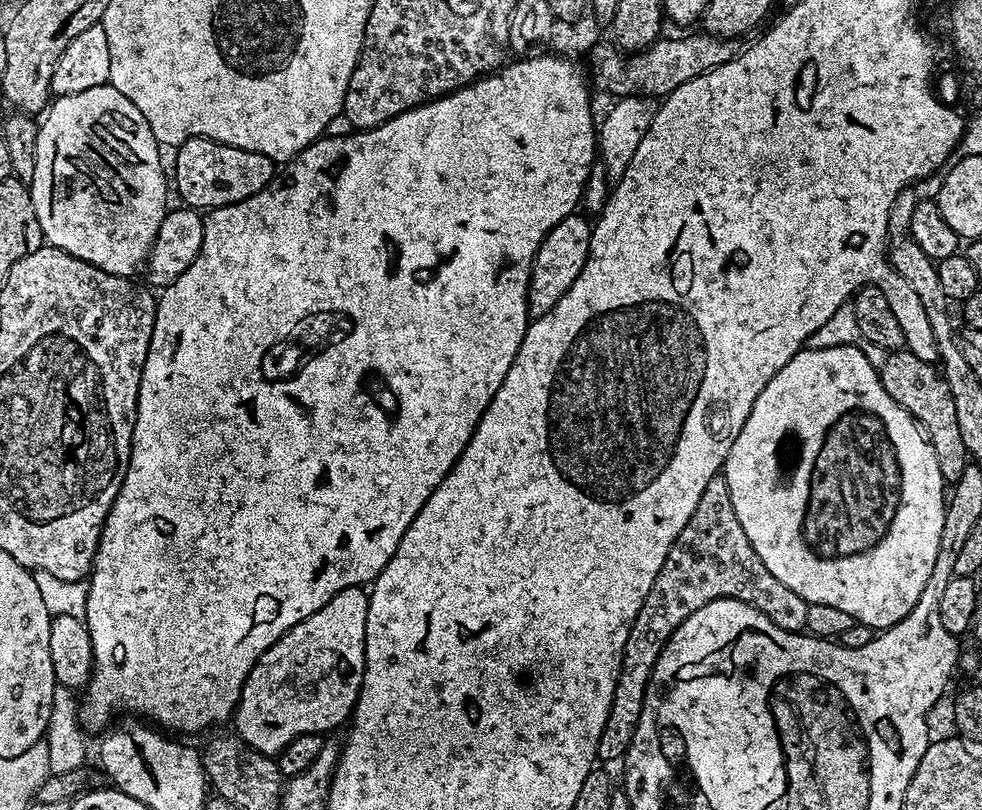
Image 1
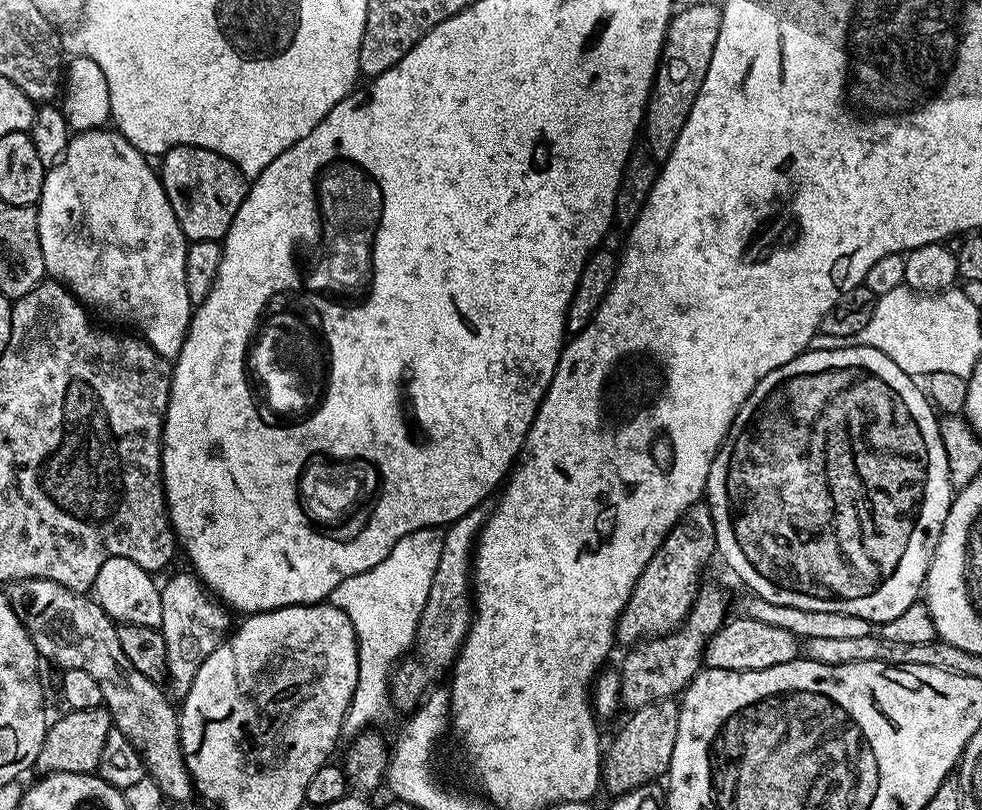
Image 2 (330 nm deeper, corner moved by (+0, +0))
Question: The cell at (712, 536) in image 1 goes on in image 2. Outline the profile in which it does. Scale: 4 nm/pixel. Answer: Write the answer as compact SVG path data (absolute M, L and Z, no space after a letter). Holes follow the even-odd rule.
M701 587L696 601L679 628L642 640L627 649L624 661L618 665L620 673L620 703L628 710L650 706L650 702L679 697L696 673L701 671L704 645L708 637L726 623L728 600L720 588Z

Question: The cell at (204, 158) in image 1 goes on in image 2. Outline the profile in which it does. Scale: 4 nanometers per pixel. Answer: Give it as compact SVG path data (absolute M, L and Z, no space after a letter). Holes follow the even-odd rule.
M184 144L164 153L158 164L158 175L185 237L189 241L223 241L249 189L240 170L217 152Z

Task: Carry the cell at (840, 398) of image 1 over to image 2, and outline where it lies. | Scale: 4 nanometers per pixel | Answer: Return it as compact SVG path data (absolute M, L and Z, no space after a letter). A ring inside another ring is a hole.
M853 343L834 350L812 348L786 362L786 366L778 366L778 370L766 374L766 378L754 386L738 410L724 445L716 452L706 489L706 503L714 518L719 559L724 559L732 567L733 574L748 587L749 593L778 606L857 616L872 626L890 622L890 618L898 618L906 606L917 603L928 576L928 567L934 558L934 550L938 546L938 538L942 534L942 526L946 522L946 514L954 499L954 489L948 473L946 450L942 450L937 409L928 399L925 389L916 384L919 383L898 370L898 365L890 362L882 350Z

